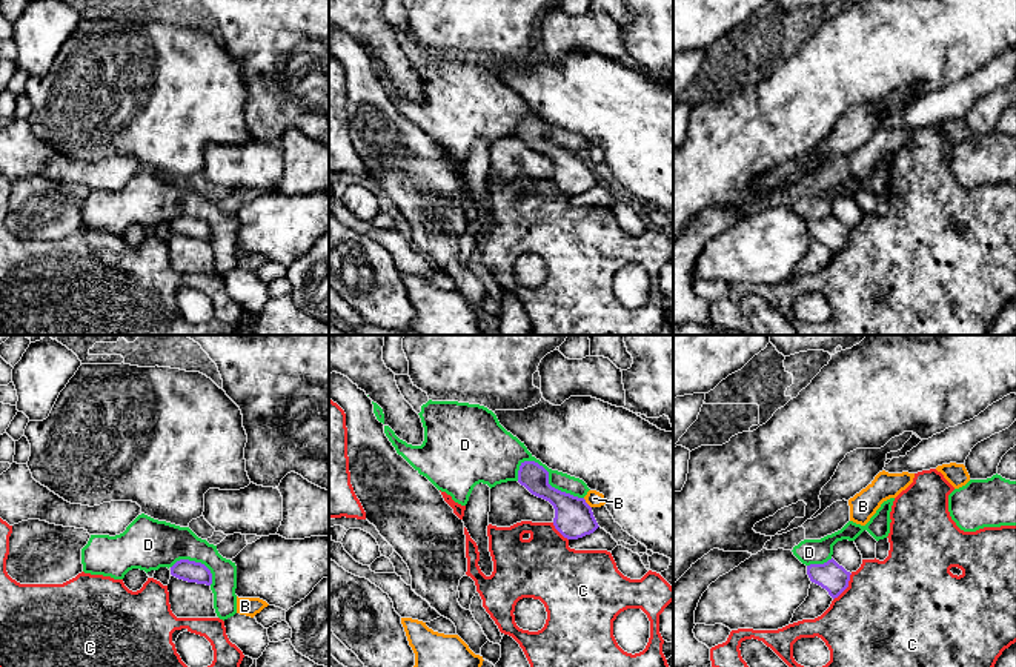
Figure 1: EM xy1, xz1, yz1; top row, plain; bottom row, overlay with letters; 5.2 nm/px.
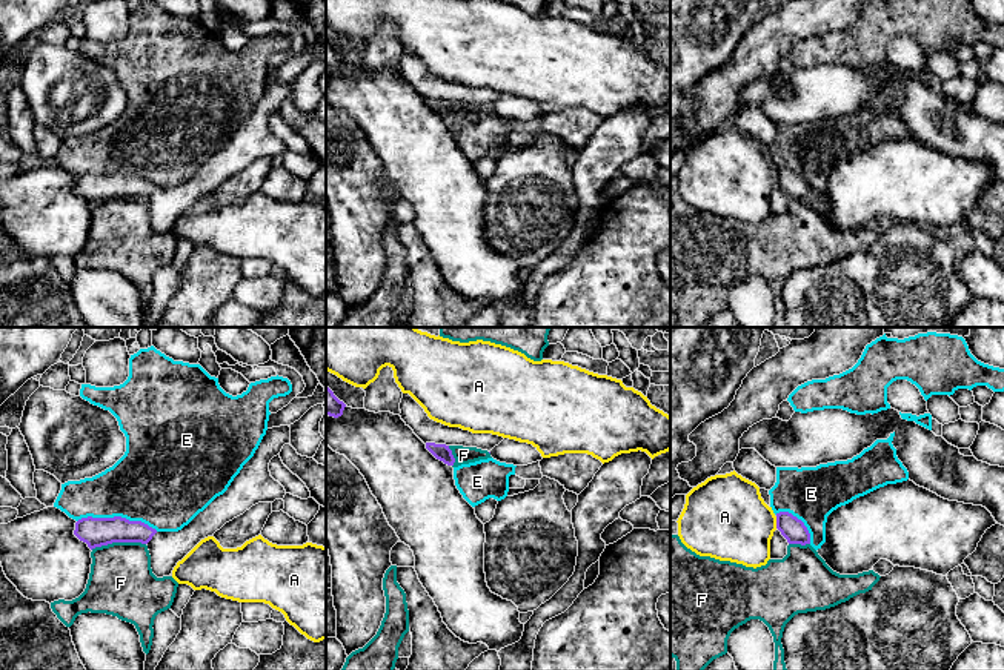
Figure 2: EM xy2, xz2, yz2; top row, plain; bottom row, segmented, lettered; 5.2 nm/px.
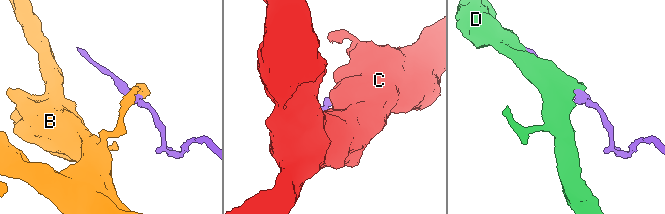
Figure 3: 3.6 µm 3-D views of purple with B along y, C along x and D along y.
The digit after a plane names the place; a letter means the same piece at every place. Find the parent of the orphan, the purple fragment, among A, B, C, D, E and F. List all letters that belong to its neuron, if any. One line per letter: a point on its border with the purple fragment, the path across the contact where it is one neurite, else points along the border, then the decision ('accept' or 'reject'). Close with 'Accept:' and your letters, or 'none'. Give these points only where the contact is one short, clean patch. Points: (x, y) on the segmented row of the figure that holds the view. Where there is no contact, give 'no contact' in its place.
A: contact yz2 (777, 523); reject
B: contact xz1 (586, 503); border xz1 (583, 498), (591, 507); reject
C: contact yz1 (846, 587); reject
D: contact xz1 (547, 481); reject
E: contact xy2 (117, 517); reject
F: contact xy2 (117, 541); border xy2 (145, 543), (108, 543), (91, 549); reject
Accept: none

